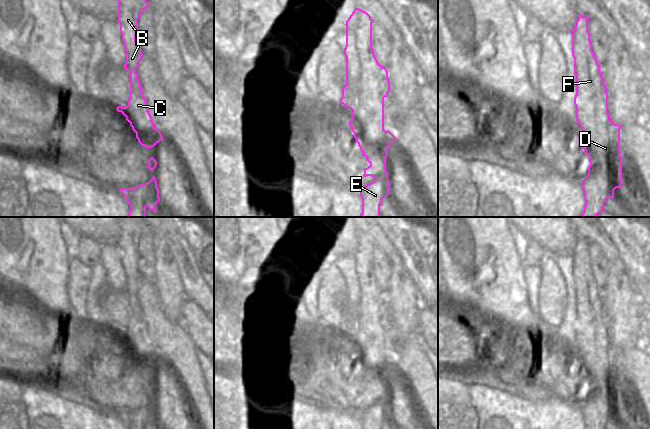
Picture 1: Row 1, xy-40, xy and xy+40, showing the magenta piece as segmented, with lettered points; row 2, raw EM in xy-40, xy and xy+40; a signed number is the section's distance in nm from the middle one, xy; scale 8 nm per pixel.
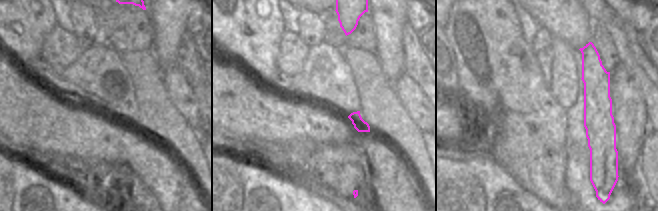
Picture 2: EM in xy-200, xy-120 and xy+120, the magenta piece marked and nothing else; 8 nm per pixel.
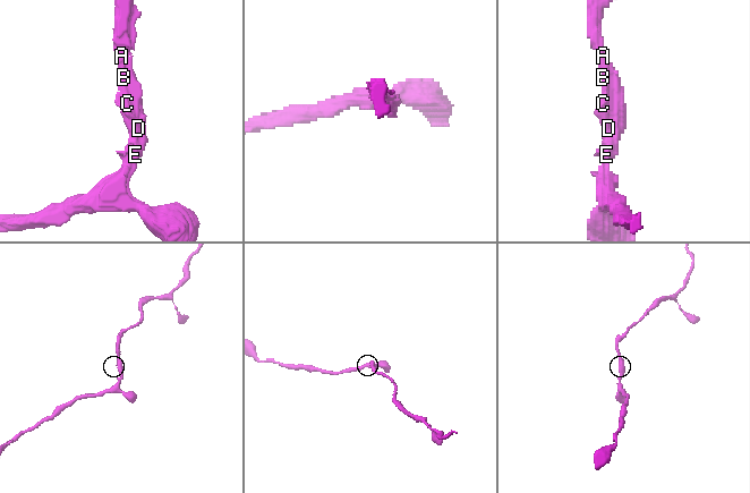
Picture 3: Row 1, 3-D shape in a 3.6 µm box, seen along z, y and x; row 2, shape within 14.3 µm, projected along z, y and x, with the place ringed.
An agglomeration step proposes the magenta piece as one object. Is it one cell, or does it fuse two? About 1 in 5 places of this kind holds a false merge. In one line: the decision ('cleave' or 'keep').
keep

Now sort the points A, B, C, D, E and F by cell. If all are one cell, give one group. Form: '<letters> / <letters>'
A B C D E F

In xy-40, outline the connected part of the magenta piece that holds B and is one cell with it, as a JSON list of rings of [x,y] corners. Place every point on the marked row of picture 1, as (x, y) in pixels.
[[[118,0],[118,23],[126,51],[124,68],[130,72],[130,99],[126,107],[120,105],[116,110],[126,117],[132,130],[136,133],[138,142],[146,148],[152,148],[164,140],[161,132],[154,127],[136,73],[143,56],[136,41],[138,19],[142,11],[149,6],[146,0]]]

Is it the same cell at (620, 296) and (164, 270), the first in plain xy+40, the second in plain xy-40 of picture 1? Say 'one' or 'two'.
one

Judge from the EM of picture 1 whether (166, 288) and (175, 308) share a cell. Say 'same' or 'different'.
same

